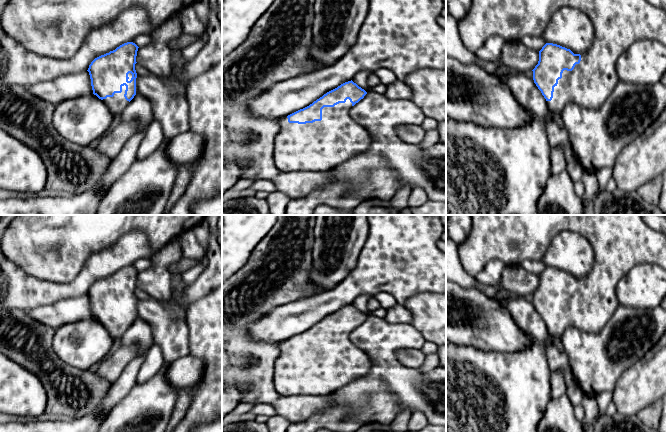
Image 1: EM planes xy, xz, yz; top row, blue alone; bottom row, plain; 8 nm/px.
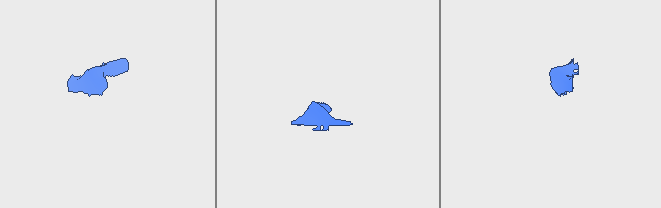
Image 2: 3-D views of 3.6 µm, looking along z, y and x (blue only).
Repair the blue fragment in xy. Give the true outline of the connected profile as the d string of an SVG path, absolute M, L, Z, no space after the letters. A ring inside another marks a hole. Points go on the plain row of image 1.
M133 266L124 267L115 274L95 282L87 294L93 318L101 323L114 339L121 338L136 319L135 288L138 272Z

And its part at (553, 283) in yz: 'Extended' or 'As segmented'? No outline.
Extended

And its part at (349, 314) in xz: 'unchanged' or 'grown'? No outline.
grown

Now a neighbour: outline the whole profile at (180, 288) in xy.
M183 278L180 282L180 284L176 287L176 290L173 292L172 294L172 297L170 299L177 299L179 298L183 291L185 290L185 288L187 287L188 285L184 282Z

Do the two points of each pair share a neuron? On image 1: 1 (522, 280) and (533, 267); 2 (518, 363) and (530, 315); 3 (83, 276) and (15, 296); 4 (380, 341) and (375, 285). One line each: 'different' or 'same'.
1: different
2: same
3: same
4: different

